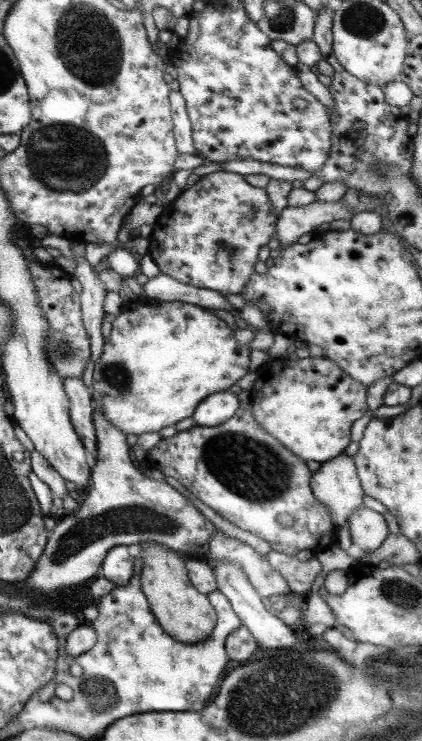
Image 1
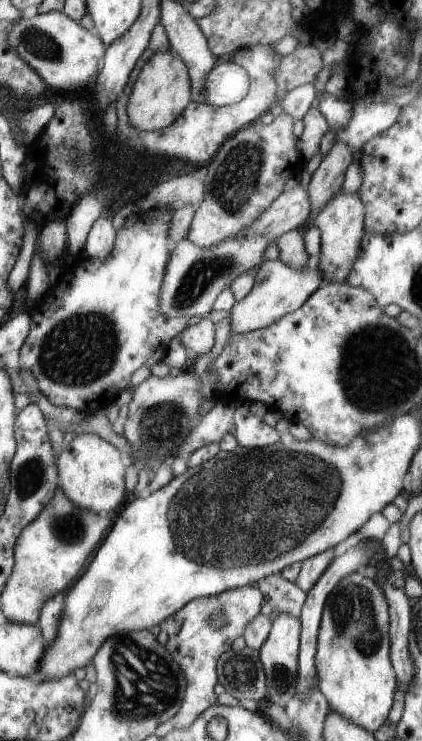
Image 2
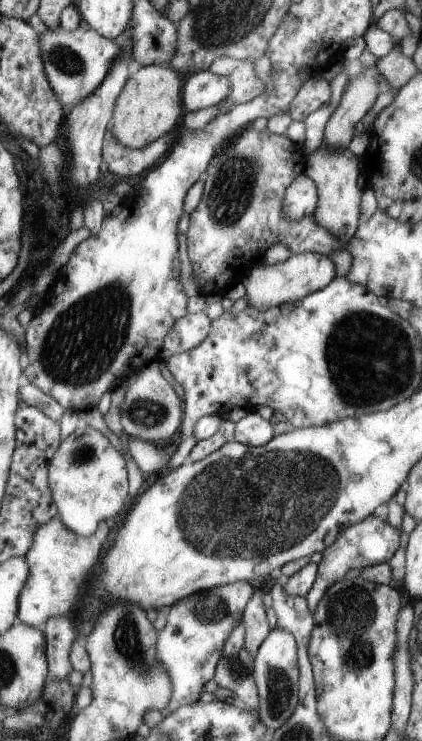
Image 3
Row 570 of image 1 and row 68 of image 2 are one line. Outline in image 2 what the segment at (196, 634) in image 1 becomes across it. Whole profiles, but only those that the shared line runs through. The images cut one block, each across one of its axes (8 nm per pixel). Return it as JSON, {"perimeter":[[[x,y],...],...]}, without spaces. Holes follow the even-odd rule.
{"perimeter":[[[171,50],[158,52],[138,74],[128,98],[126,114],[132,128],[154,132],[170,126],[191,102],[192,82],[186,64]]]}

